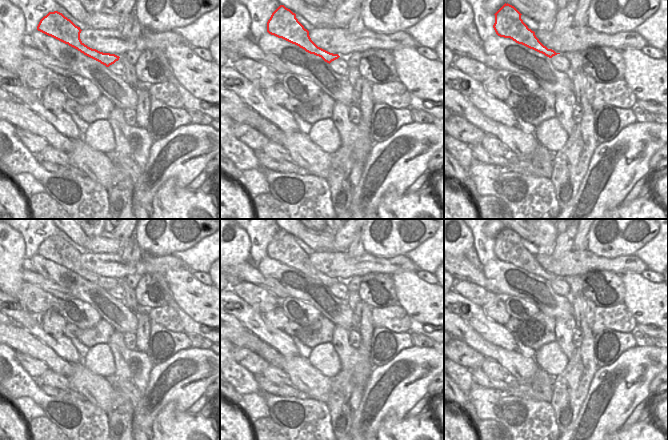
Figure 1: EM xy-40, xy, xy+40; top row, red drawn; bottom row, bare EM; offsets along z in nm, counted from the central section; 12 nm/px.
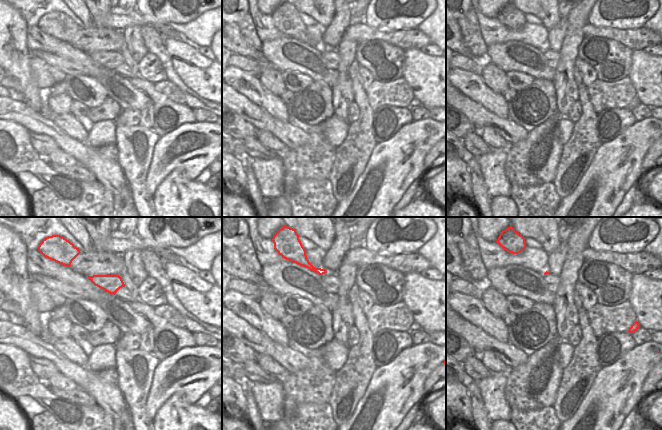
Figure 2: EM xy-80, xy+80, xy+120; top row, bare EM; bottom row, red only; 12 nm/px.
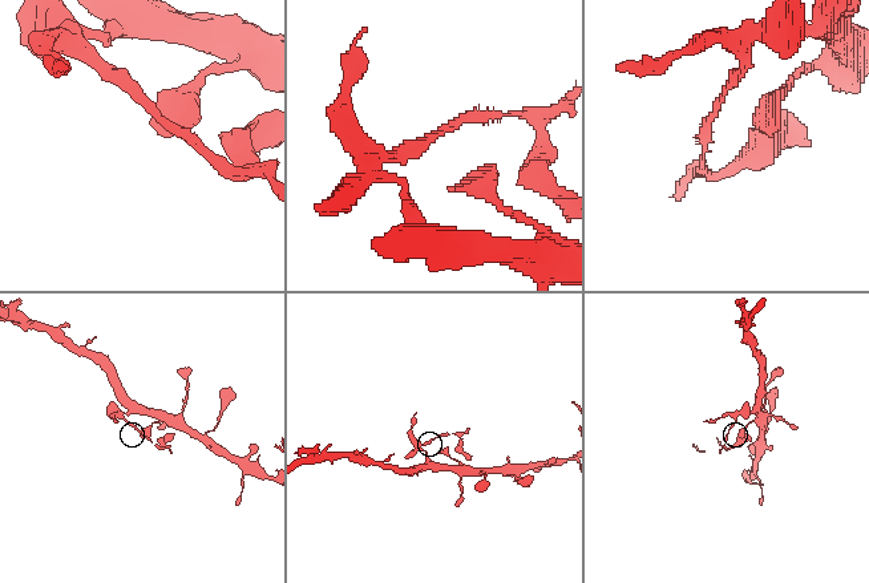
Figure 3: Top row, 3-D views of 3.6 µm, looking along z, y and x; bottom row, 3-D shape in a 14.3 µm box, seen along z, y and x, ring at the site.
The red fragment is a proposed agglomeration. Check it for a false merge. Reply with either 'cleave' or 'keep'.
keep

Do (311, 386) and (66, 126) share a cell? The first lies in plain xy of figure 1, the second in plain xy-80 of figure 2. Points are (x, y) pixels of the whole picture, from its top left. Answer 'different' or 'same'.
different

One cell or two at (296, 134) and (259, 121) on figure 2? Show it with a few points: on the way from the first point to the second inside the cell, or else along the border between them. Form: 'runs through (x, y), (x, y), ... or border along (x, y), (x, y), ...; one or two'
runs through (287, 133), (268, 123); one

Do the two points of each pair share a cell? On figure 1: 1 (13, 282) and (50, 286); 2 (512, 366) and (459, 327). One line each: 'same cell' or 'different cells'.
1: different cells
2: same cell

